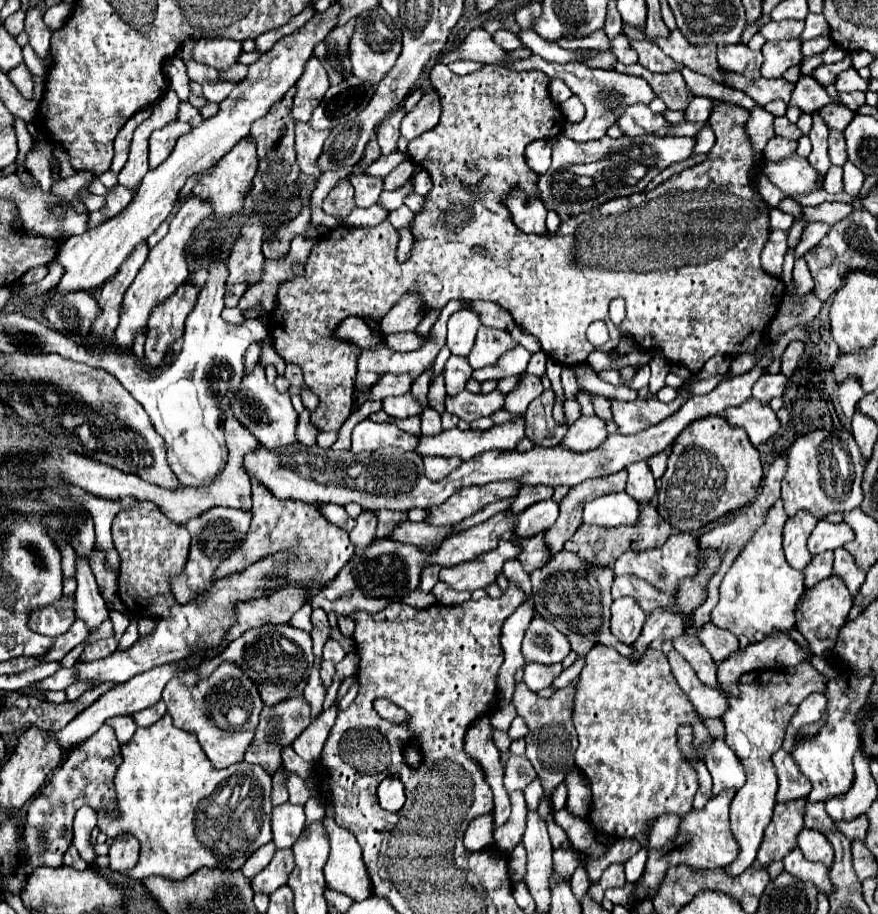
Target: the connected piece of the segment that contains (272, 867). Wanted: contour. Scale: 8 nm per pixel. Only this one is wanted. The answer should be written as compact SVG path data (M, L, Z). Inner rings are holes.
M282 849L274 853L274 859L270 861L270 865L260 871L254 879L252 879L252 887L254 891L262 891L262 893L272 893L278 887L288 883L288 877L294 869L294 853L292 849Z

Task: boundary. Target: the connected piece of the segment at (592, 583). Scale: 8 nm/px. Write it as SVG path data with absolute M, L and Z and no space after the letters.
M560 551L550 559L548 565L536 569L530 579L538 613L556 625L556 629L560 629L564 635L568 635L578 657L584 657L594 645L612 647L618 643L610 631L610 587L614 581L614 571L610 567L586 565L584 559L580 559L576 553Z

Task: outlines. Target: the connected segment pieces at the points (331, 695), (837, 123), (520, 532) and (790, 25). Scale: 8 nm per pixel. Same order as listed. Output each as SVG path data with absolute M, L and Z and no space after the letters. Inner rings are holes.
M350 651L340 663L336 663L336 675L332 677L332 685L328 687L328 707L336 701L338 689L346 677L352 677L358 671L358 653Z
M832 103L832 105L826 105L824 109L820 109L818 111L820 113L820 117L824 119L824 123L828 125L828 129L838 129L838 131L842 131L846 125L848 125L848 121L852 121L852 117L854 117L854 111L850 111L846 105L842 105L842 103Z
M552 499L540 501L518 515L516 537L526 539L526 537L532 537L540 531L548 531L554 525L556 517L558 517L558 503Z
M762 15L758 19L758 25L760 25L760 35L768 41L780 41L780 39L796 39L802 35L804 31L804 21L770 21L768 15ZM768 23L768 25L766 25ZM764 25L764 27L762 27Z

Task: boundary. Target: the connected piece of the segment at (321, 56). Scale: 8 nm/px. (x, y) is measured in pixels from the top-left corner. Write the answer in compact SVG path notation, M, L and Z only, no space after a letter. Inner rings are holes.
M354 21L332 29L324 41L320 41L314 49L314 57L322 63L328 73L330 85L342 81L342 77L352 75L350 61L348 61L348 37L352 35Z

